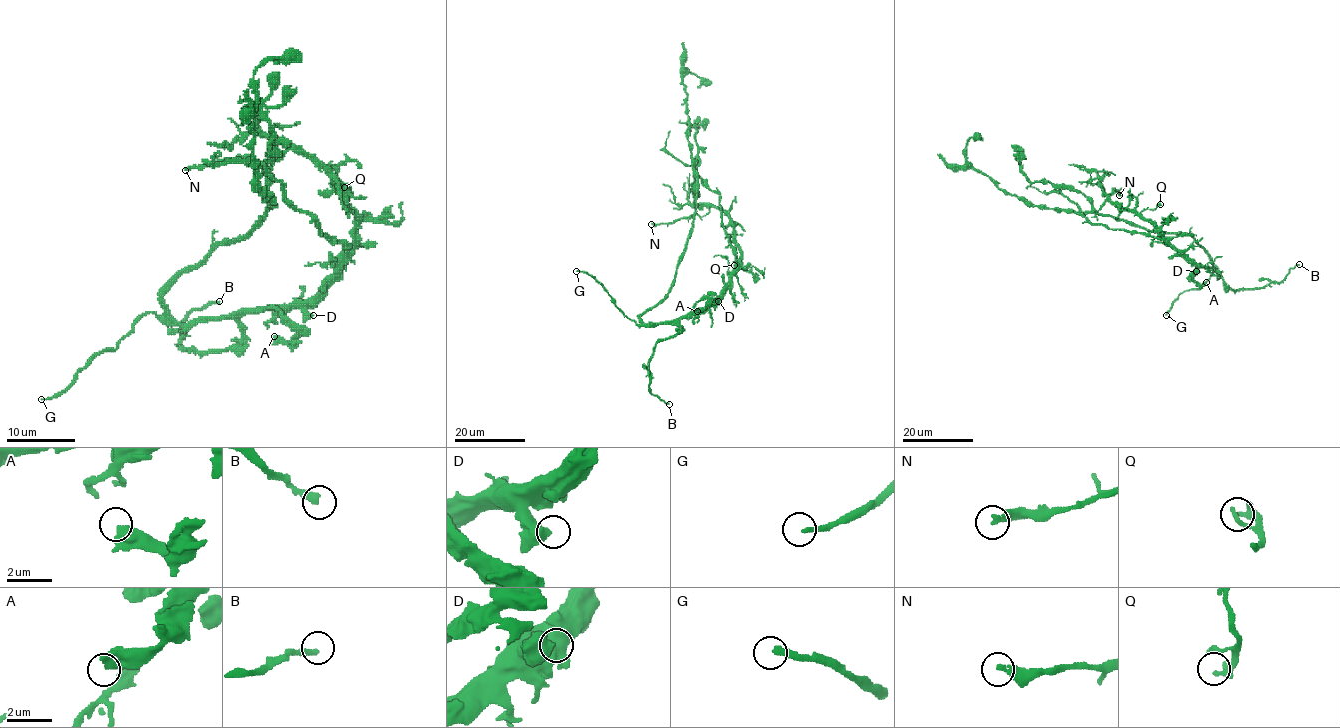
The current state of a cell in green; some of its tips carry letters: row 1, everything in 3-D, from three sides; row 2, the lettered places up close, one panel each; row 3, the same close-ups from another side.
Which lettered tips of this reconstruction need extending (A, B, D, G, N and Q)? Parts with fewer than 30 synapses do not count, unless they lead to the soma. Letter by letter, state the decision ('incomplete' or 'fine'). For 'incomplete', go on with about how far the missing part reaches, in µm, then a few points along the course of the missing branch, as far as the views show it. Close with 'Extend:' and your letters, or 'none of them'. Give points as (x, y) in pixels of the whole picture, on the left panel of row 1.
A: fine
B: fine
D: fine
G: incomplete; missing 100 µm
N: fine
Q: fine
Extend: G

